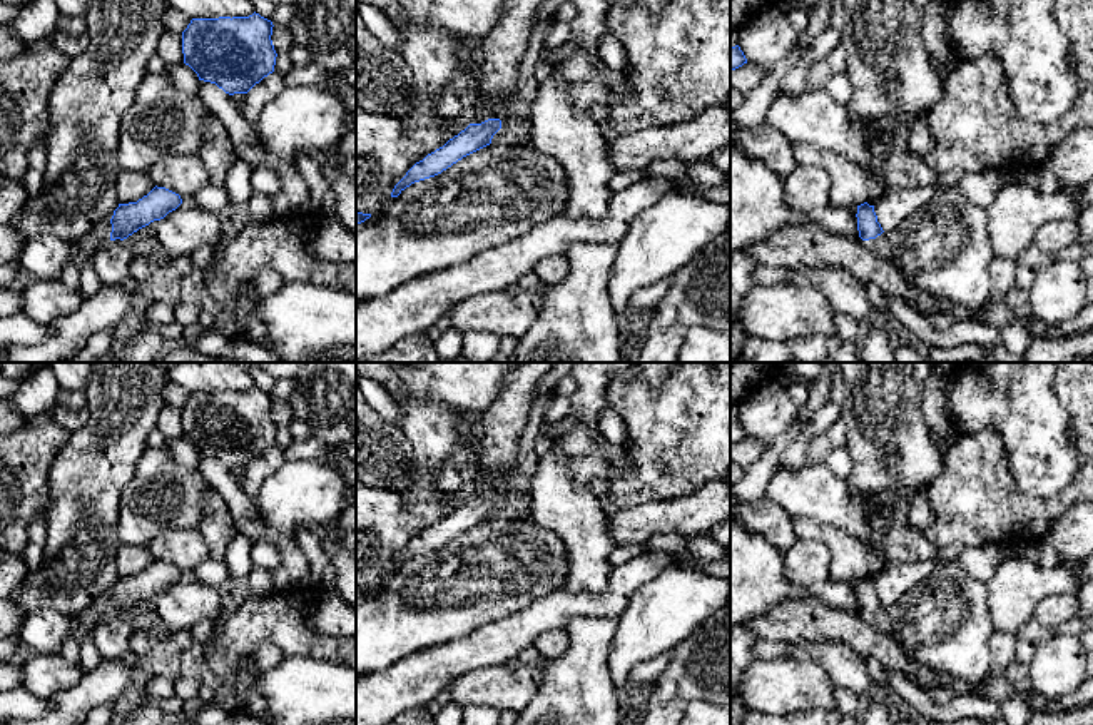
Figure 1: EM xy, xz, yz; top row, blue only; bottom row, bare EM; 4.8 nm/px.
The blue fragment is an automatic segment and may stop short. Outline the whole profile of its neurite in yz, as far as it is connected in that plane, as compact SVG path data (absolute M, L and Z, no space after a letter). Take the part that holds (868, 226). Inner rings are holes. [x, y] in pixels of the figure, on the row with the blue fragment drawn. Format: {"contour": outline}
{"contour": "M867 202L857 205L856 217L857 217L859 237L862 241L876 239L884 232L881 224L877 222L874 205L869 205Z"}

